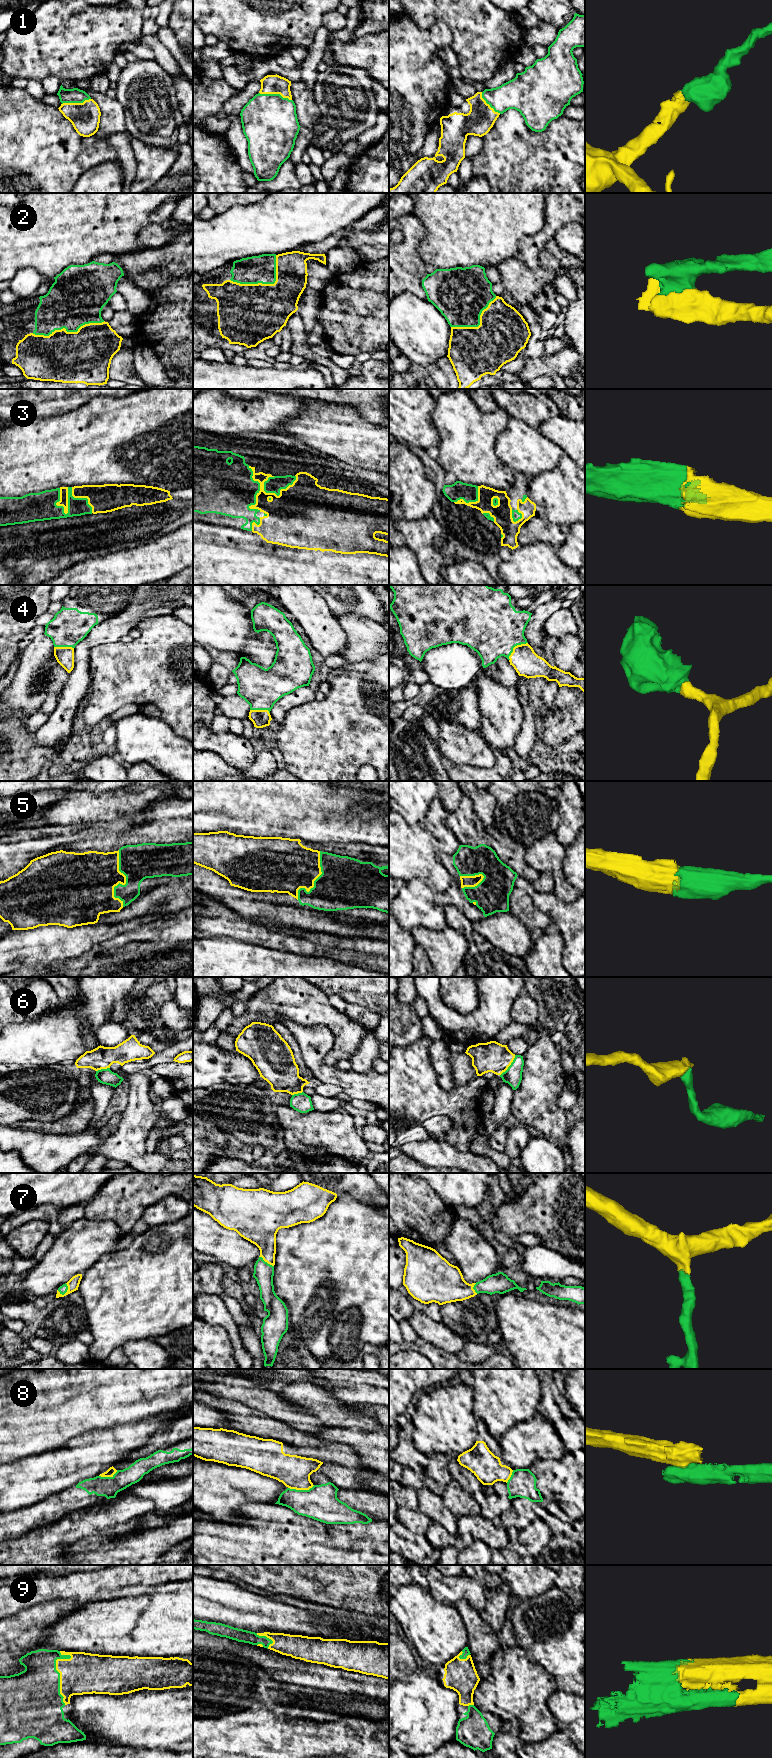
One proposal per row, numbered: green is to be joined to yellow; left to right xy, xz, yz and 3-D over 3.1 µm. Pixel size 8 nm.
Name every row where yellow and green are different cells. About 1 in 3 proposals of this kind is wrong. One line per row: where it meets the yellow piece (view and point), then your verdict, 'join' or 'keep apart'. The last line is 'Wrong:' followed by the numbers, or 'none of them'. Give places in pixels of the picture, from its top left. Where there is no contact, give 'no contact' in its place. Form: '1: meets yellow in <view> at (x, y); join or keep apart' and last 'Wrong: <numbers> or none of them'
1: meets yellow in xz at (275, 93); join
2: meets yellow in xy at (68, 332); keep apart
3: meets yellow in xz at (259, 492); join
4: meets yellow in yz at (514, 647); join
5: meets yellow in xy at (125, 883); join
6: meets yellow in yz at (510, 1064); join
7: meets yellow in xy at (68, 1289); join
8: meets yellow in xz at (301, 1489); keep apart
9: meets yellow in xy at (56, 1669); join
Wrong: 2, 8

